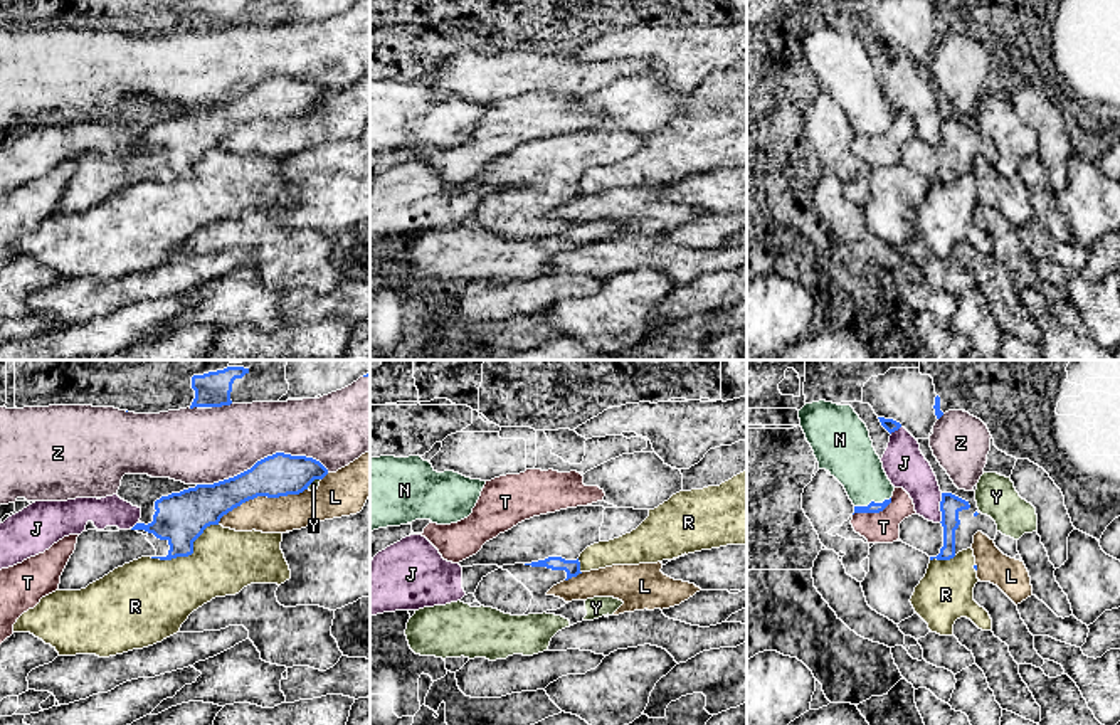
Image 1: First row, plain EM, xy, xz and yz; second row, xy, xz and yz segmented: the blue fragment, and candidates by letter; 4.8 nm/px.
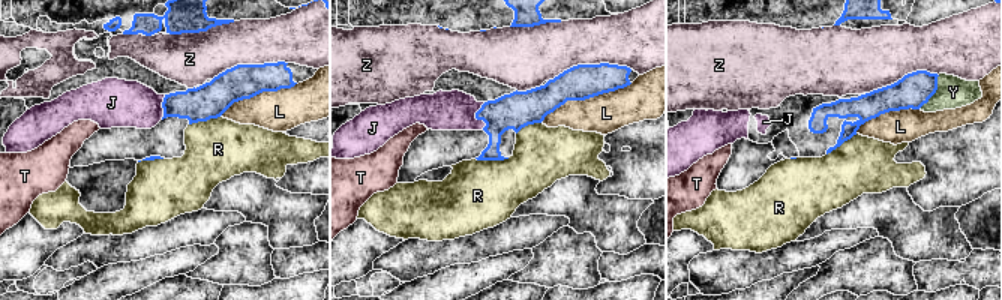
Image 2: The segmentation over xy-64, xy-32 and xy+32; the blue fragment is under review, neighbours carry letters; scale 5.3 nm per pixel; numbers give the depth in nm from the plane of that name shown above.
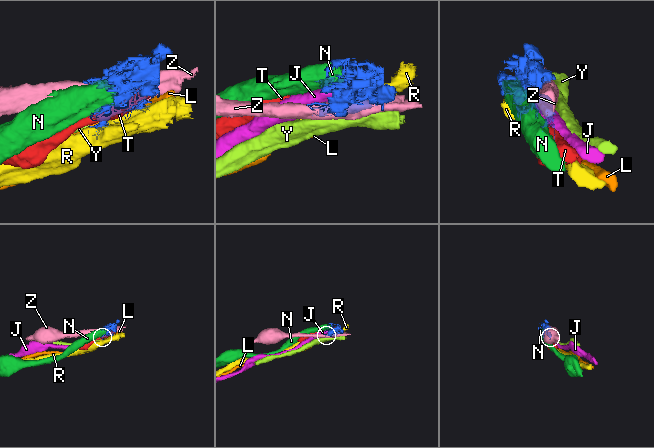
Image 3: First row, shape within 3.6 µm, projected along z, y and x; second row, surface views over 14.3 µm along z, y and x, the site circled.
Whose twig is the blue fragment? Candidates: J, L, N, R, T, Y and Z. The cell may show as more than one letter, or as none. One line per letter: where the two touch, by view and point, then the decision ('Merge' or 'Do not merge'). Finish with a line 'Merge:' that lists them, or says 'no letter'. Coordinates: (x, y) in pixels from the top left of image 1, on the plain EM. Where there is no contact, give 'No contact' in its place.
J: Touches blue at yz (940, 132). Do not merge
L: Touches blue at xy (261, 118). Do not merge
N: Touches blue at yz (871, 125). Do not merge
R: Touches blue at xy (189, 177). Do not merge
T: Touches blue at yz (873, 135). Do not merge
Y: Touches blue at xy (313, 103). Do not merge
Z: Touches blue at xy (264, 81). Do not merge
Merge: no letter

